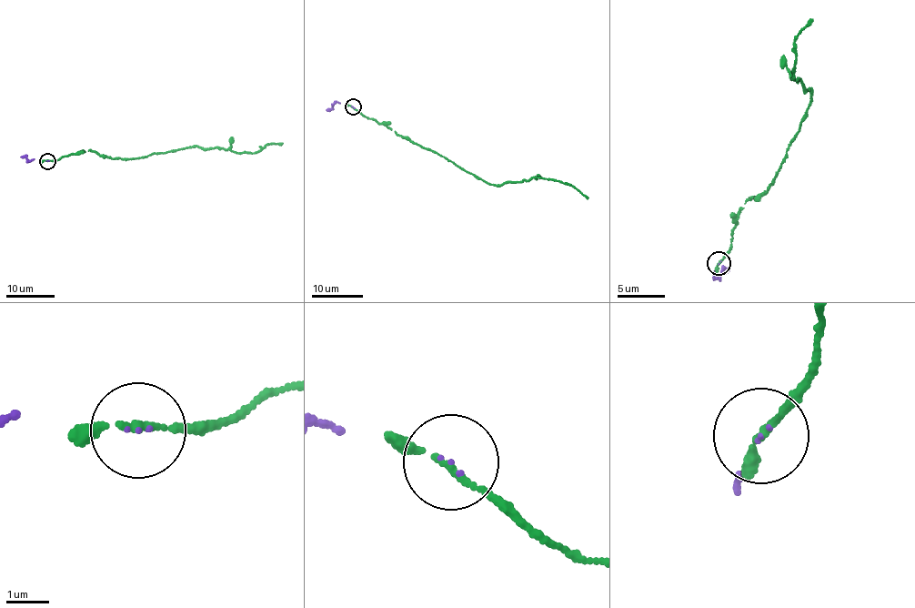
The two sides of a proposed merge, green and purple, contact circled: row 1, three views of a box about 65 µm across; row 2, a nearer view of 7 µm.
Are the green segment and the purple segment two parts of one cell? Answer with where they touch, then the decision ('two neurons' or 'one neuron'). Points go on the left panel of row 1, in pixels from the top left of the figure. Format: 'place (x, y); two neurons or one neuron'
place (47, 161); one neuron

